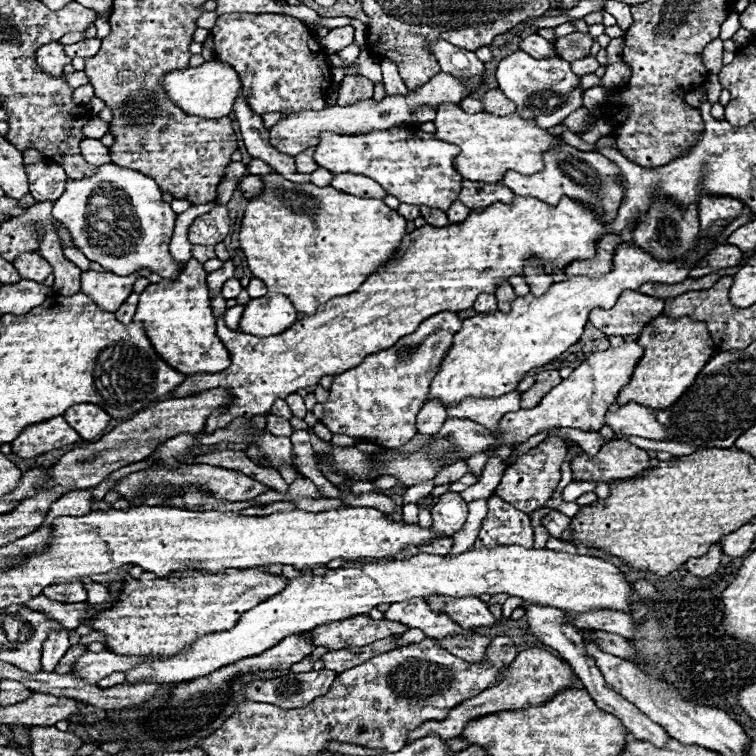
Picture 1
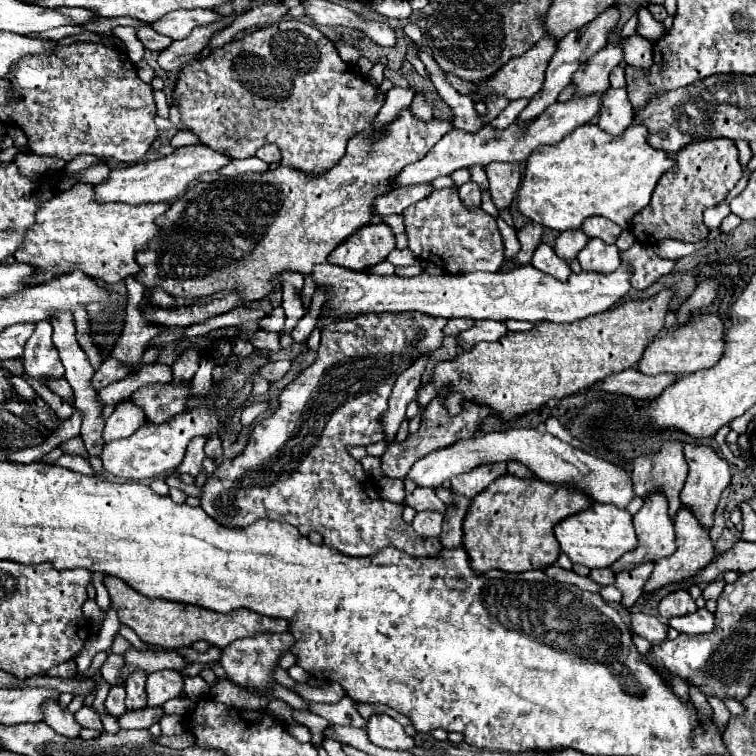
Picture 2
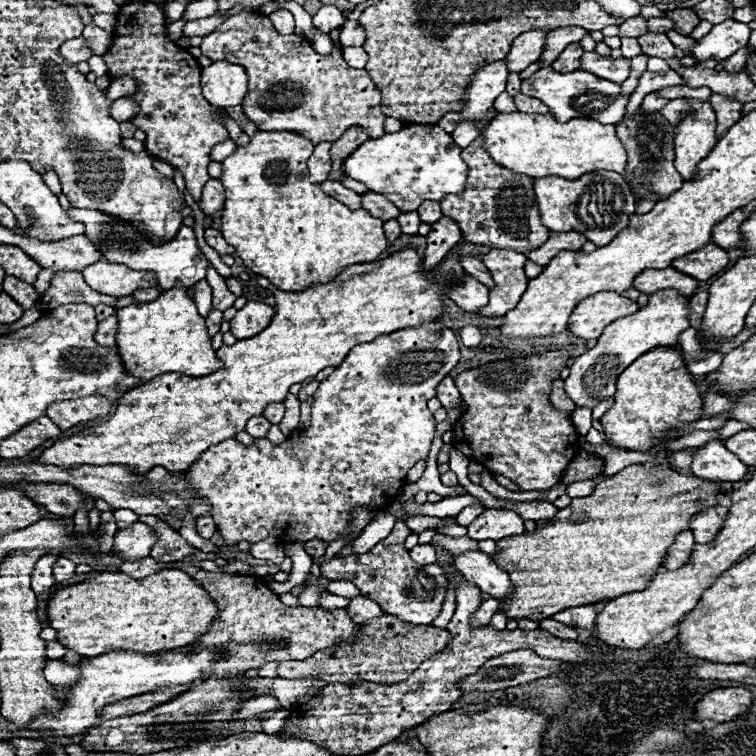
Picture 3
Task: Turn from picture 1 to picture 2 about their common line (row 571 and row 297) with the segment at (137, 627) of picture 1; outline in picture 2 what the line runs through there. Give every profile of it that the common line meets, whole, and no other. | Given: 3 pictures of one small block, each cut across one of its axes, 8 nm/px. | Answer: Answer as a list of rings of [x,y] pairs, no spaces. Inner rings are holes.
[[[406,108],[406,112],[402,112],[402,116],[394,122],[394,128],[390,128],[390,136],[386,136],[386,140],[378,140],[378,144],[374,144],[374,152],[370,152],[370,156],[366,156],[366,130],[362,134],[356,134],[350,142],[348,142],[348,148],[346,148],[346,154],[342,156],[342,160],[330,170],[326,172],[326,176],[322,176],[322,180],[306,180],[306,176],[302,176],[302,172],[294,172],[294,168],[286,168],[286,166],[280,166],[276,170],[268,170],[268,172],[262,172],[262,174],[244,174],[244,176],[236,176],[236,178],[222,178],[218,182],[196,182],[192,188],[186,190],[184,196],[180,196],[172,206],[170,206],[170,212],[166,212],[166,220],[162,220],[162,236],[158,236],[158,240],[154,240],[154,244],[150,244],[150,248],[146,252],[138,252],[138,264],[140,264],[140,272],[136,274],[136,280],[142,282],[146,288],[152,288],[152,286],[160,286],[164,290],[170,292],[170,296],[186,296],[186,298],[196,298],[198,296],[210,296],[210,292],[218,292],[218,288],[242,288],[242,292],[246,292],[246,296],[226,296],[222,300],[214,300],[214,304],[192,304],[188,308],[174,308],[174,312],[170,310],[160,310],[155,306],[146,306],[143,310],[143,316],[146,316],[148,322],[154,322],[154,324],[162,324],[162,326],[168,326],[166,332],[162,332],[160,336],[156,336],[150,344],[156,344],[156,346],[166,346],[168,342],[176,340],[182,336],[182,328],[190,326],[190,324],[198,324],[198,322],[204,322],[206,318],[214,316],[214,314],[222,314],[222,312],[228,312],[236,306],[242,306],[246,300],[258,300],[262,296],[266,296],[270,290],[272,290],[272,284],[270,284],[270,278],[272,274],[276,272],[282,272],[282,270],[296,270],[296,272],[302,272],[302,274],[308,274],[312,272],[312,266],[316,264],[322,264],[326,262],[328,254],[340,244],[344,242],[348,236],[352,236],[358,228],[370,224],[372,216],[370,216],[370,204],[374,202],[374,196],[380,196],[388,190],[388,182],[392,180],[392,176],[396,176],[400,172],[402,166],[406,164],[414,164],[418,162],[420,158],[424,158],[430,148],[452,128],[450,122],[420,122],[420,120],[414,120],[410,110]]]

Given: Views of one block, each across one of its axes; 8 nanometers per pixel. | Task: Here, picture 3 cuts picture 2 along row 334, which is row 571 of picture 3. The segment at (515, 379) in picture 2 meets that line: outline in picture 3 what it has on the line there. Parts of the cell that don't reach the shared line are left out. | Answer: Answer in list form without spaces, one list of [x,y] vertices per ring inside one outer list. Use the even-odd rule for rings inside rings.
[[[634,464],[634,466],[628,466],[624,468],[622,472],[610,476],[610,478],[604,478],[602,482],[596,484],[594,492],[590,496],[584,496],[584,498],[572,498],[570,506],[562,508],[554,518],[550,520],[540,520],[536,522],[536,530],[534,532],[524,532],[520,536],[512,536],[512,538],[506,538],[506,540],[500,540],[498,542],[498,552],[494,554],[494,562],[510,574],[510,580],[512,580],[512,592],[506,600],[500,602],[498,610],[506,614],[506,618],[514,618],[514,620],[520,620],[520,618],[528,618],[528,620],[534,620],[534,622],[540,622],[544,618],[550,618],[554,616],[556,612],[562,612],[566,608],[572,608],[572,606],[584,606],[584,604],[596,604],[596,602],[602,602],[602,600],[612,600],[612,598],[618,598],[622,594],[630,594],[630,592],[638,592],[638,590],[644,590],[650,582],[650,578],[660,570],[662,566],[662,560],[668,552],[668,548],[672,546],[672,540],[682,532],[682,530],[688,530],[690,526],[690,518],[696,514],[696,512],[702,512],[710,506],[716,506],[716,496],[718,496],[718,488],[720,484],[716,482],[710,482],[710,480],[702,480],[702,478],[696,478],[696,476],[684,476],[672,468],[666,468],[666,466],[644,466],[644,464]]]

